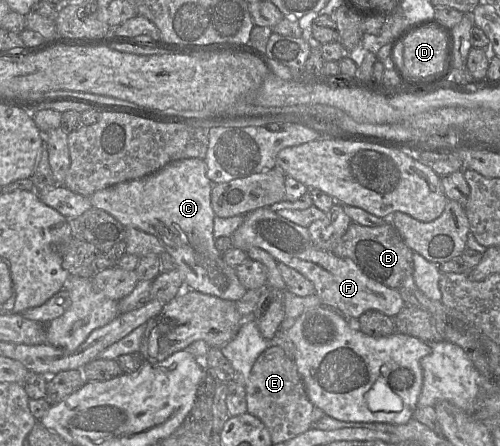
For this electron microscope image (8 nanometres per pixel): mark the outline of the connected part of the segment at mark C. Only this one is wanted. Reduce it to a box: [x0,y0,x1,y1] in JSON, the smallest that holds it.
[90,158,247,302]

